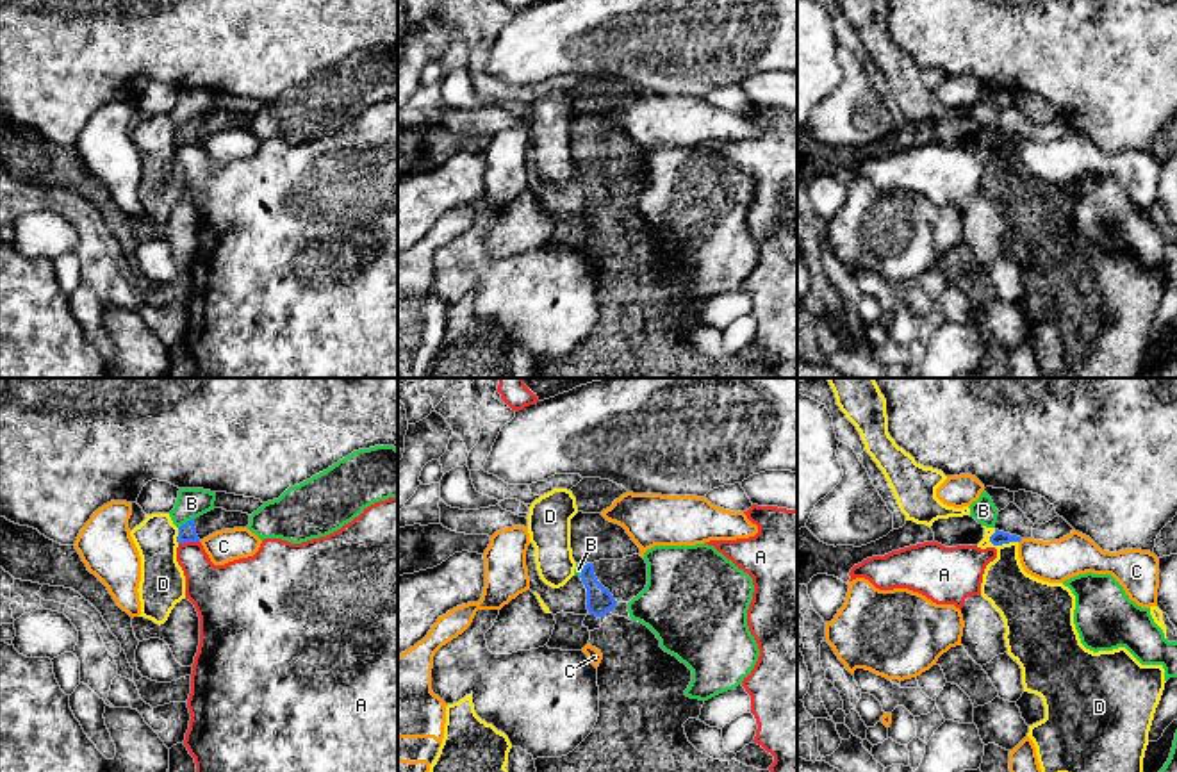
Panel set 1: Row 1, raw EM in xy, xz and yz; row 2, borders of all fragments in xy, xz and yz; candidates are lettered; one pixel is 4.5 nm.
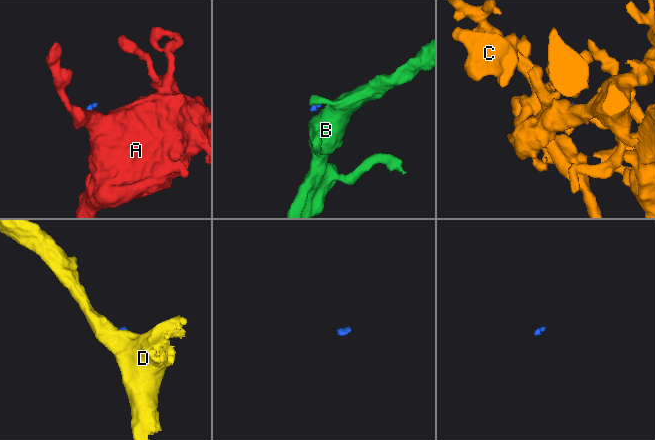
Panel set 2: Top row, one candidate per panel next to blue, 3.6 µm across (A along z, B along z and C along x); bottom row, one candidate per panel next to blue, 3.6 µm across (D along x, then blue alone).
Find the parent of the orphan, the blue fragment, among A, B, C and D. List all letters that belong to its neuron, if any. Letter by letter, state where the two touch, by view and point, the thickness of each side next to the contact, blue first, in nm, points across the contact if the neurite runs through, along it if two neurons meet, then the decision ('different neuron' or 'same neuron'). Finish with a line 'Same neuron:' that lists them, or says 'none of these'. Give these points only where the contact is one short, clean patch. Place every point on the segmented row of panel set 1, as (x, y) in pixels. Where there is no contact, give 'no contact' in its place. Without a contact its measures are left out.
A: meets blue in xy at (188, 541); 80 nm thick on the blue side, 220 nm on the other; border along xy (198, 541), (179, 544); different neuron
B: meets blue in xy at (188, 521); 80 nm thick on the blue side, 140 nm on the other; border along xy (193, 517), (179, 528); different neuron
C: no contact; different neuron
D: meets blue in yz at (1003, 542); 60 nm thick on the blue side, 220 nm on the other; border along yz (988, 537), (994, 544), (1017, 542); different neuron
Same neuron: none of these

